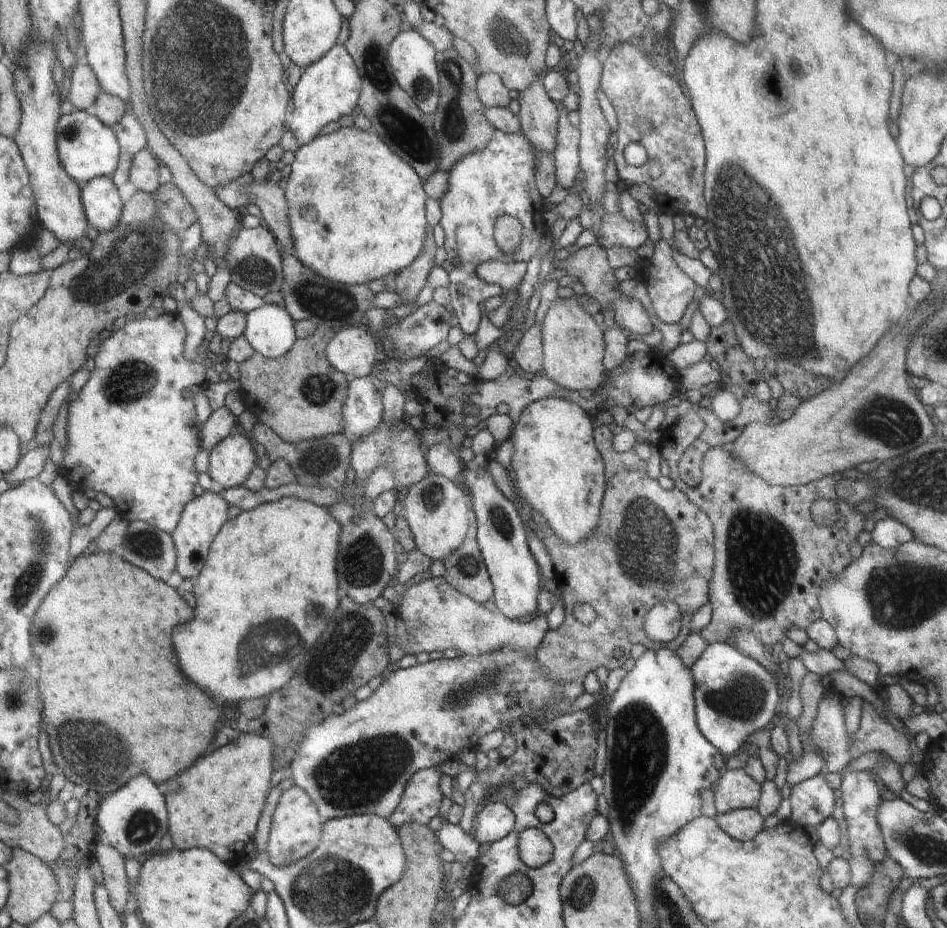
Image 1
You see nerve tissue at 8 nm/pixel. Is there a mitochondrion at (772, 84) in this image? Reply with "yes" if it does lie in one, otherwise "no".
no

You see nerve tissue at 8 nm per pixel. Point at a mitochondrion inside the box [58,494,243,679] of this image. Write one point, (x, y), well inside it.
(145, 545)

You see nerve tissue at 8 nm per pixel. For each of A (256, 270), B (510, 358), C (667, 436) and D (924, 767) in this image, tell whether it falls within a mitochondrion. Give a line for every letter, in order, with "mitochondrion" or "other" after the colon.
A: mitochondrion
B: other
C: other
D: other

